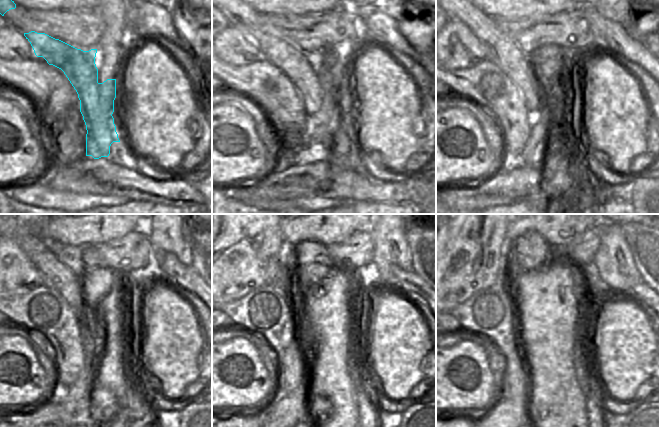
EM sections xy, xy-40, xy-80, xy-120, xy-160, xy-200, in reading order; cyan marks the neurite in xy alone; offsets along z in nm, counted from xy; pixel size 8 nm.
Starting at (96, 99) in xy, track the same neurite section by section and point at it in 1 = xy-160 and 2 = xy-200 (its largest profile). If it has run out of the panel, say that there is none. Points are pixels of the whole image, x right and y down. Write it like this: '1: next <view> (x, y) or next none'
1: next xy-160 (281, 277)
2: next xy-200 (507, 280)

